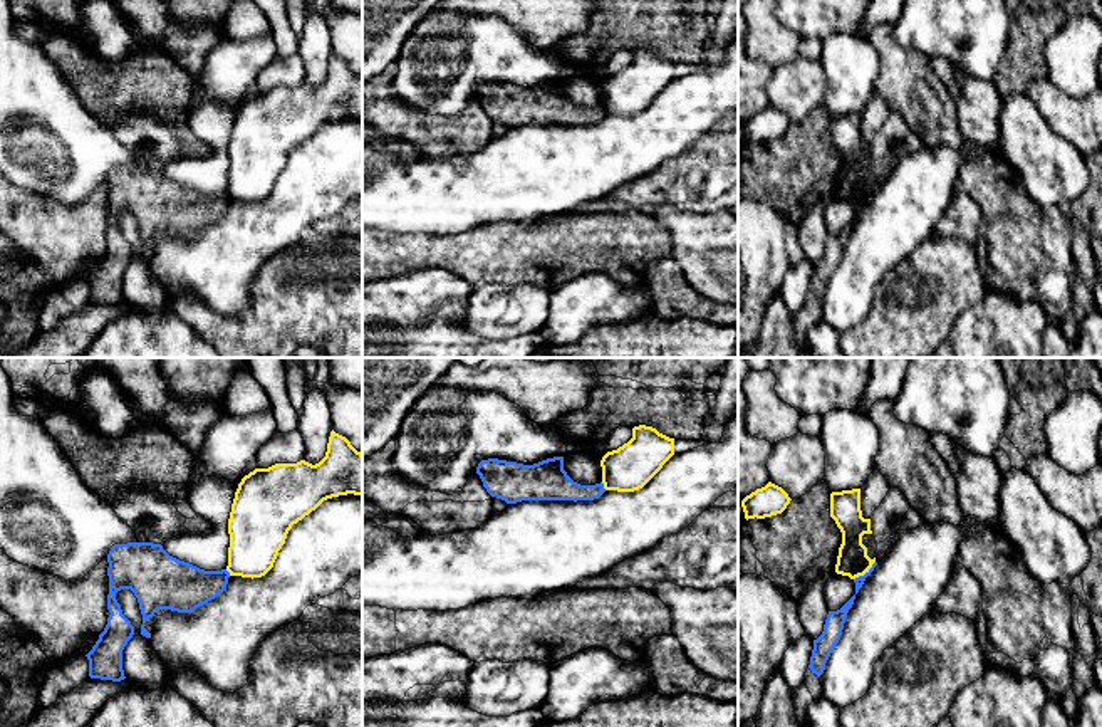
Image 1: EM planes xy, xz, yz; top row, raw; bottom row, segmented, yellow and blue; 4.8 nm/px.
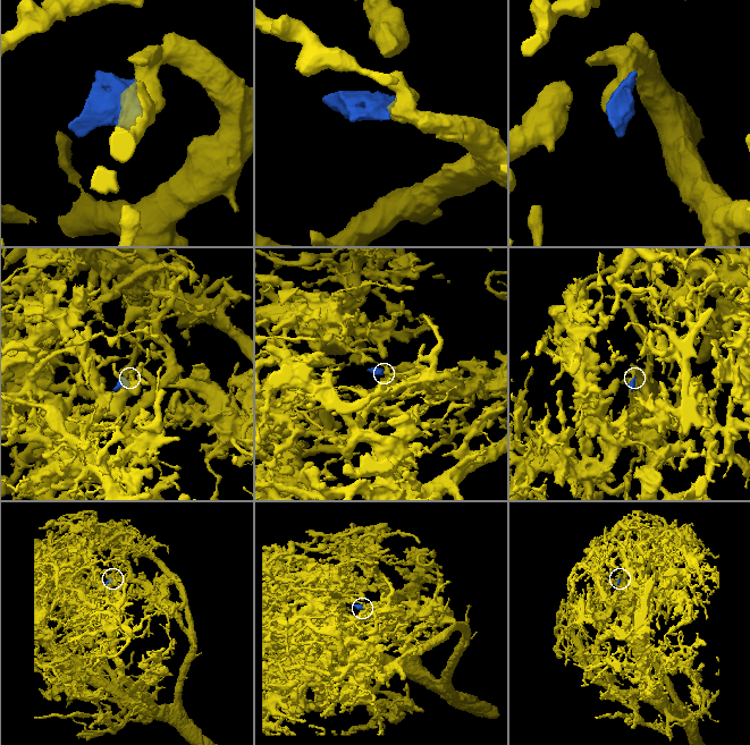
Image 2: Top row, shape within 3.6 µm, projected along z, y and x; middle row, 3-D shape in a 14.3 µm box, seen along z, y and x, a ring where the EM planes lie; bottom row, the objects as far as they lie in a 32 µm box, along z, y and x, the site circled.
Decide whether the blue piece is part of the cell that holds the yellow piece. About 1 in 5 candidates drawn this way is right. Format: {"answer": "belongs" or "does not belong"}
{"answer": "does not belong"}

